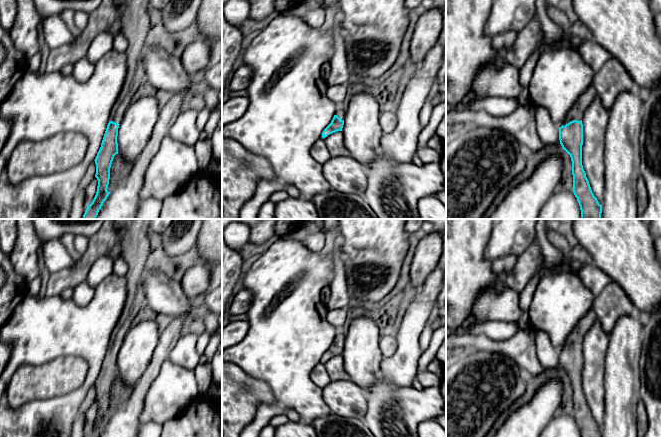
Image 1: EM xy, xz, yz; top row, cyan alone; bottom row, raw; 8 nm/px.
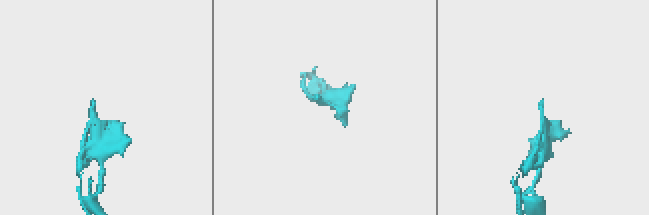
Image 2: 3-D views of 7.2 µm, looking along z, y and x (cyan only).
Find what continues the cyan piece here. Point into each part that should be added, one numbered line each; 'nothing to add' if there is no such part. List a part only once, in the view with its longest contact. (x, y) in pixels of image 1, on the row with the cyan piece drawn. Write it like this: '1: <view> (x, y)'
1: yz (577, 111)

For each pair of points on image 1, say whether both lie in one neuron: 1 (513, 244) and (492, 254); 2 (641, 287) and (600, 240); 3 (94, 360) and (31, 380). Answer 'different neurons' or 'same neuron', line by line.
1: same neuron
2: same neuron
3: different neurons

